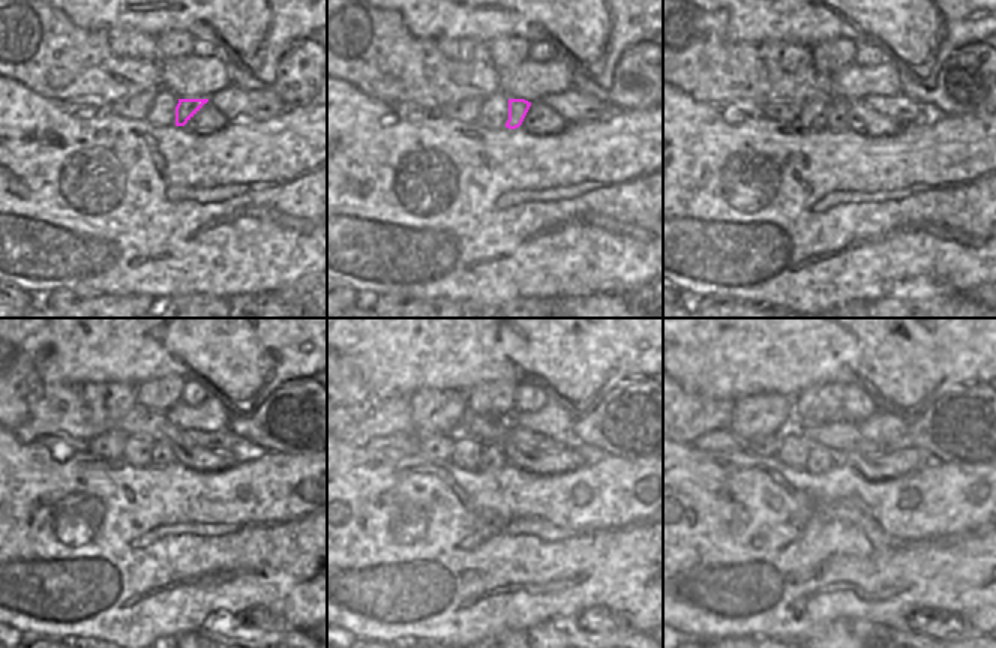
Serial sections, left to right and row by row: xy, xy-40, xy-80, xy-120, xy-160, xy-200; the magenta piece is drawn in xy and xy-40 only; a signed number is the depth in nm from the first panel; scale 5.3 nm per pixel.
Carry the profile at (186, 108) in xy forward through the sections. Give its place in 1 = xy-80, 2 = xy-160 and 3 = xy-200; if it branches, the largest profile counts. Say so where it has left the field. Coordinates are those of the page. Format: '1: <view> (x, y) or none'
1: xy-80 (836, 122)
2: xy-160 (492, 458)
3: xy-200 (821, 459)

